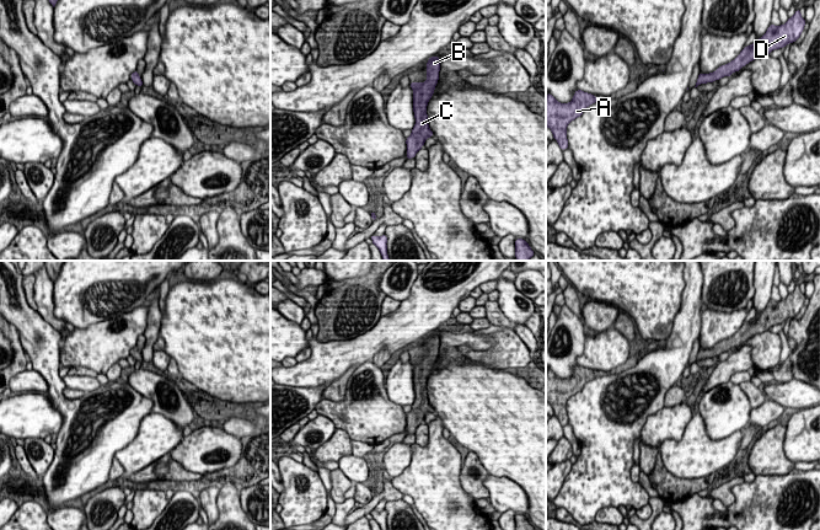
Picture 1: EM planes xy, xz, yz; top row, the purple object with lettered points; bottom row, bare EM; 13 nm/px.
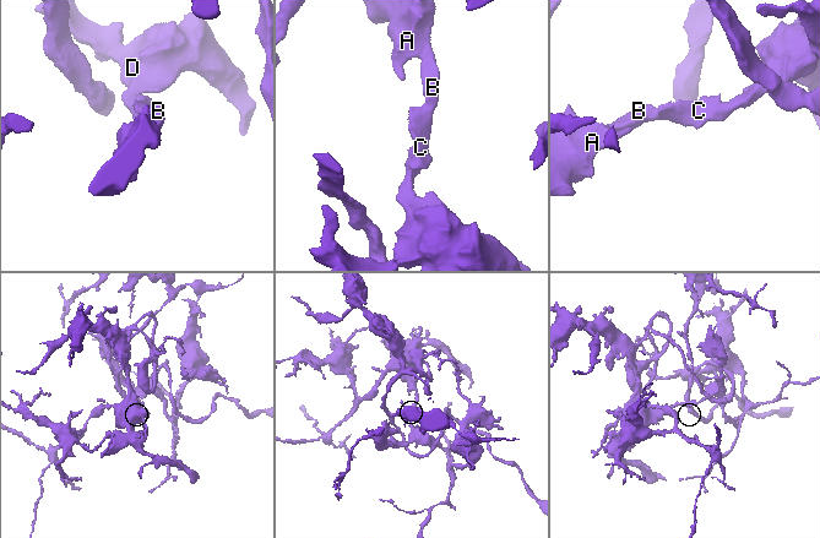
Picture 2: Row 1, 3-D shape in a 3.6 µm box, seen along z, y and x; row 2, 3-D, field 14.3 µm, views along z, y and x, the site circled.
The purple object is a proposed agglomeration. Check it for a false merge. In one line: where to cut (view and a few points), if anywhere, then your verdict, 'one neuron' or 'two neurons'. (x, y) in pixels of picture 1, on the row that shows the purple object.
cut none; one neuron

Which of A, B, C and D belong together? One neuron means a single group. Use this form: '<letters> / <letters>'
A B C D

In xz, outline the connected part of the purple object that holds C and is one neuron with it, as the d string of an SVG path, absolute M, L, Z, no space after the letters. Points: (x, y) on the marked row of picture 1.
M438 55L430 57L427 63L427 81L411 82L413 89L413 112L416 118L412 134L406 139L407 160L416 156L417 151L422 149L427 138L434 136L428 125L427 105L434 95L434 89L439 80L440 60Z

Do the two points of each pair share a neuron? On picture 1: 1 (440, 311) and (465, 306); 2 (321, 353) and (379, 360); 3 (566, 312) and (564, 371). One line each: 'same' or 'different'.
1: different
2: different
3: same

